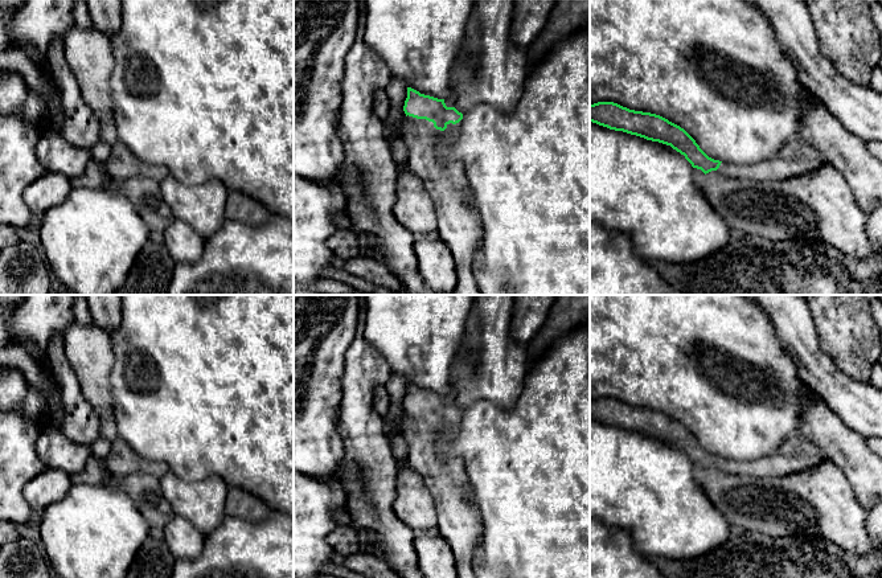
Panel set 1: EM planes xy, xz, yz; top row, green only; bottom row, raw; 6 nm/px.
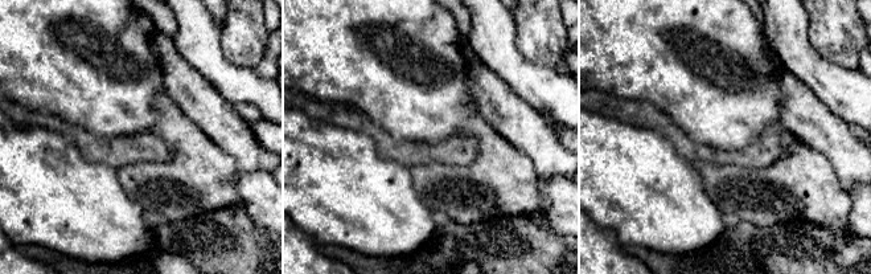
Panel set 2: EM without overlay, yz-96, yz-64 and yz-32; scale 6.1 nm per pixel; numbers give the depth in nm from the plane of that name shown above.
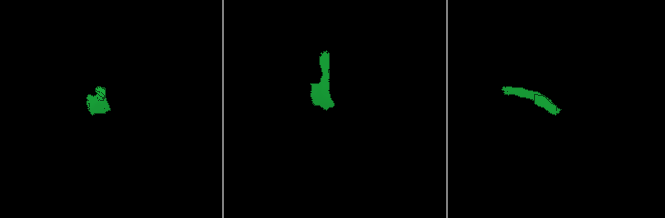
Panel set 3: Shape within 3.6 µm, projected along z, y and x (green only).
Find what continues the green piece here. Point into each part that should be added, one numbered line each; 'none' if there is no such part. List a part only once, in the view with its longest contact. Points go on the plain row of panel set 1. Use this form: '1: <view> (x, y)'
1: xz (459, 521)

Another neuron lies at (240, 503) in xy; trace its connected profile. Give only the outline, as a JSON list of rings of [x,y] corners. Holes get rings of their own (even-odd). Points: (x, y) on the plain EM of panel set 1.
[[[238,487],[227,488],[225,516],[259,522],[263,521],[271,513],[271,511],[272,509],[268,507],[268,504],[255,495]]]

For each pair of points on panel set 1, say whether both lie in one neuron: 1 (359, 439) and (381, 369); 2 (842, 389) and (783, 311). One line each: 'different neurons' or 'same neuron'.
1: same neuron
2: same neuron

